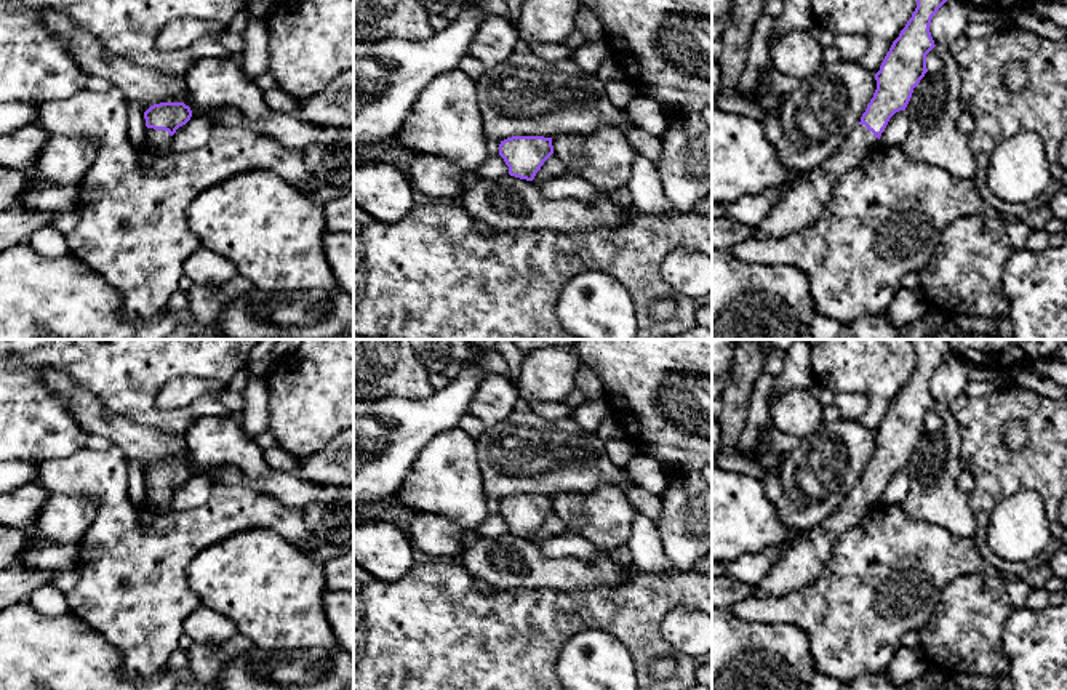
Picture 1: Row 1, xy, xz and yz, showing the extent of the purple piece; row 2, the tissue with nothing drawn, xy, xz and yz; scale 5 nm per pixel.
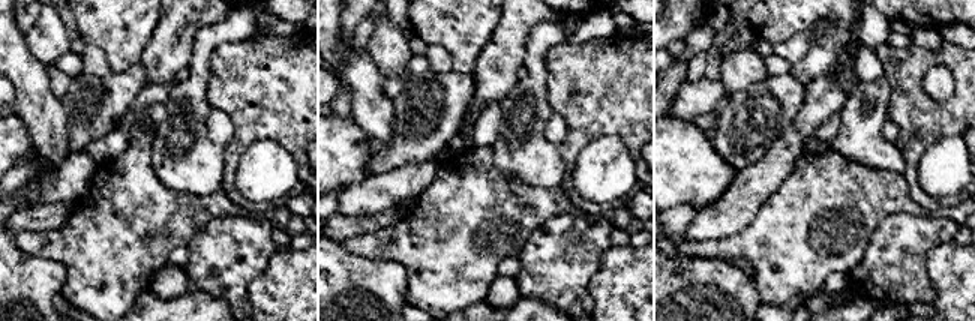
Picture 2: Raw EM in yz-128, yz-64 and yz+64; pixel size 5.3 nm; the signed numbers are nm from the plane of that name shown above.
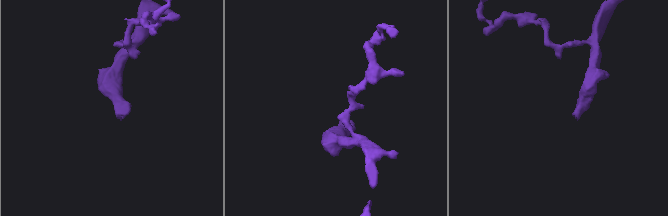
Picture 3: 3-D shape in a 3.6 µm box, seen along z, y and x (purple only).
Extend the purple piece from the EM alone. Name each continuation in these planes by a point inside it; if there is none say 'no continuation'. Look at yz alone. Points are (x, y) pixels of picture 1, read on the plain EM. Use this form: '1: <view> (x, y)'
1: yz (802, 561)

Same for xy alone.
1: xy (160, 501)

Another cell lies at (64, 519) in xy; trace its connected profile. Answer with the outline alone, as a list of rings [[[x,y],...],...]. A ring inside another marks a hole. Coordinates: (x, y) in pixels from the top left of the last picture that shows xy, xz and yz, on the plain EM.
[[[51,493],[35,524],[38,538],[58,544],[78,544],[93,525],[98,506],[93,496]]]

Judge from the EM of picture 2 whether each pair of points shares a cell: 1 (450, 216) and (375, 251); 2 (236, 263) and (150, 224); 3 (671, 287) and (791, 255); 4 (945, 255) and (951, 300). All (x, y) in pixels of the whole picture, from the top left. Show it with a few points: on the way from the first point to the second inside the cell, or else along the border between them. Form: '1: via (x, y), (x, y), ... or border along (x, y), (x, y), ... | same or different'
1: via (432, 234), (425, 242), (393, 243) | same
2: border along (216, 218), (203, 225), (188, 246) | different
3: border along (750, 278), (762, 303) | different
4: via (950, 266), (951, 290) | same

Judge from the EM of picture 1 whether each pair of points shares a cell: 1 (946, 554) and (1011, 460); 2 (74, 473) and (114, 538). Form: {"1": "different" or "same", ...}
{"1": "different", "2": "same"}

